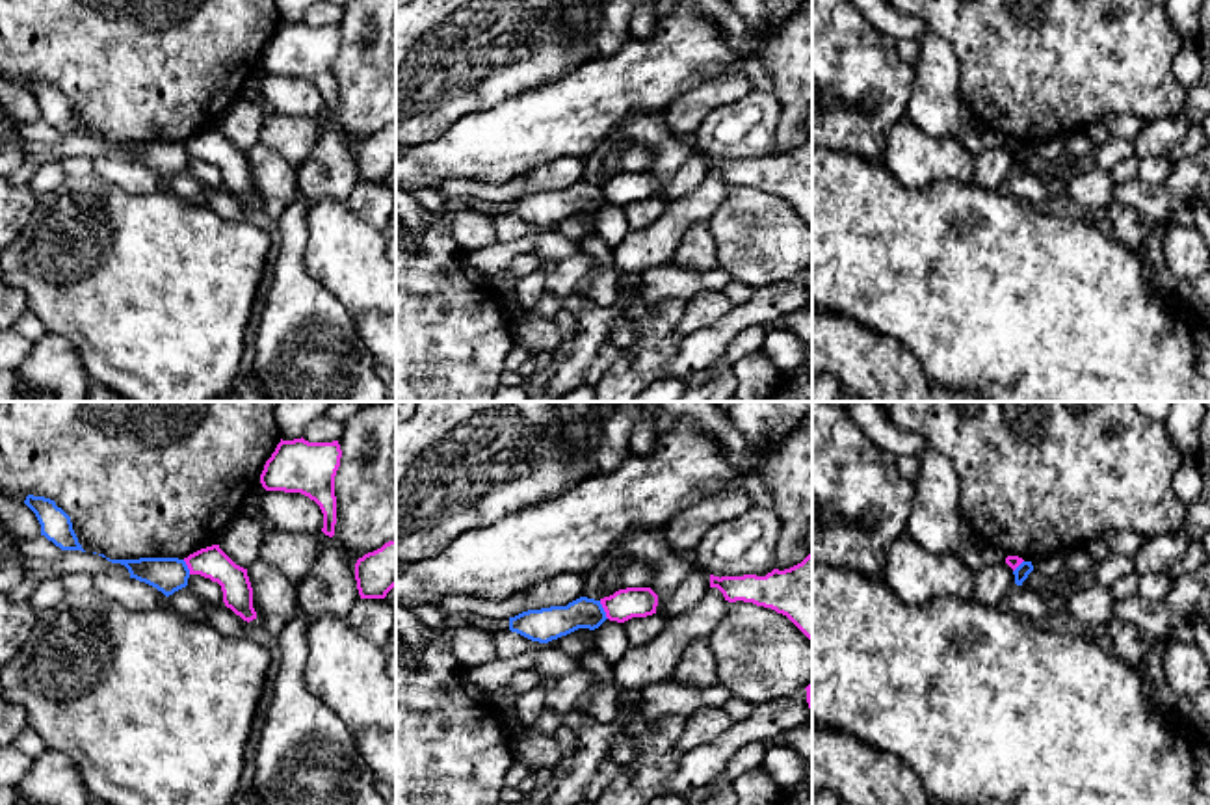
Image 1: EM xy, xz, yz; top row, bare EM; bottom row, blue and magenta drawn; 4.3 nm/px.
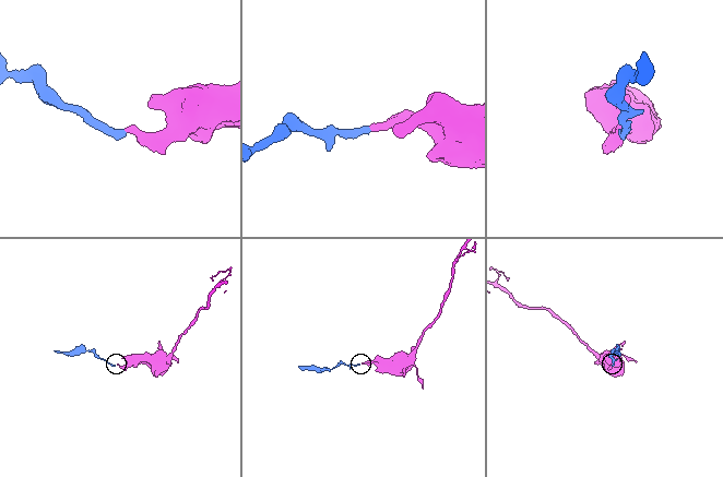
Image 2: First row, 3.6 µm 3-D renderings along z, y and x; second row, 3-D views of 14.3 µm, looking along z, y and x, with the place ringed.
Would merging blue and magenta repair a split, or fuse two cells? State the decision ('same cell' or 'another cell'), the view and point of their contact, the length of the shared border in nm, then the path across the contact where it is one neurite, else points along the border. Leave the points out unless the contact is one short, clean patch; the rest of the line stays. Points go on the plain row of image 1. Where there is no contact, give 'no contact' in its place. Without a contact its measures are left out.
another cell; meets blue in xz at (603, 194); contact 90 nm long; border along xz (599, 184), (608, 201)

